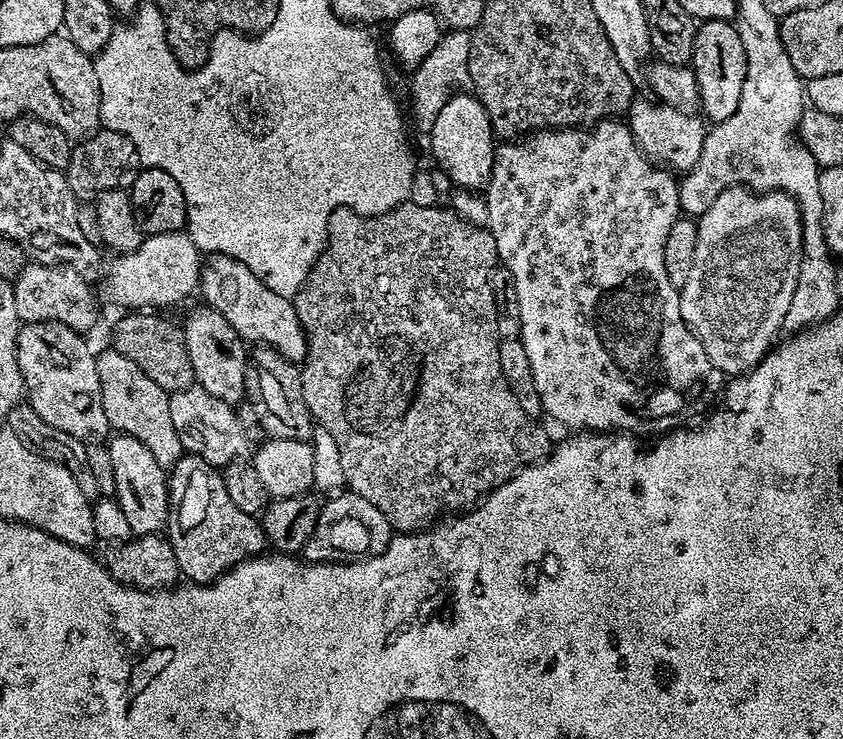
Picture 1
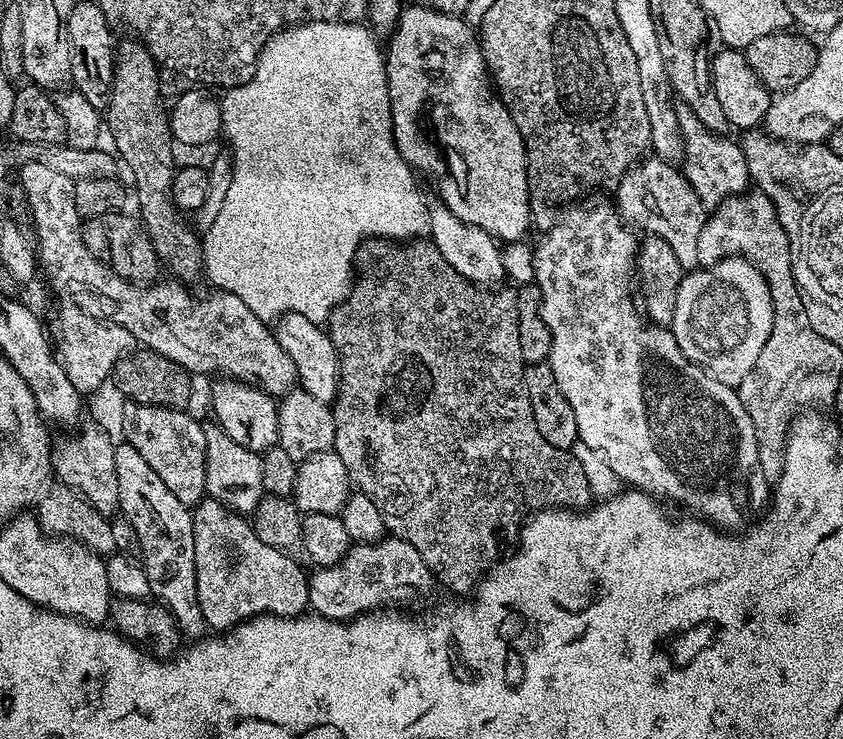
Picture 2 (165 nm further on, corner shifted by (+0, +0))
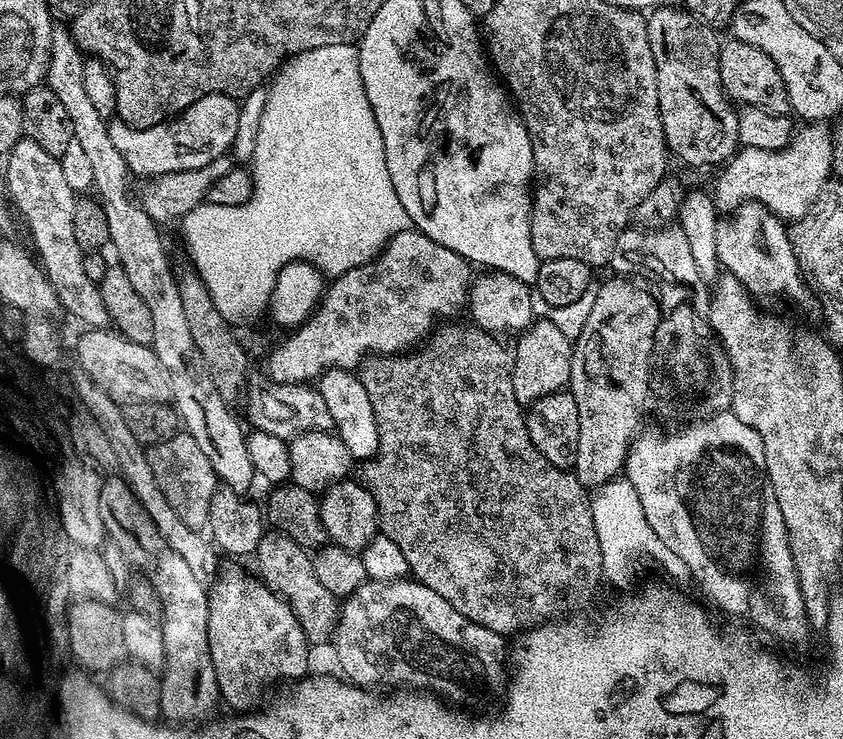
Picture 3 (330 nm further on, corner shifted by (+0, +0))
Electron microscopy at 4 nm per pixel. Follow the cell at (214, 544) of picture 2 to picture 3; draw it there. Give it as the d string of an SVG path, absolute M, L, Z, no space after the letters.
M232 572L221 584L212 586L208 597L210 606L210 652L220 687L220 699L232 710L244 714L255 709L264 691L279 680L295 682L309 675L310 645L294 610L283 597L273 592L263 580L251 580L244 572Z

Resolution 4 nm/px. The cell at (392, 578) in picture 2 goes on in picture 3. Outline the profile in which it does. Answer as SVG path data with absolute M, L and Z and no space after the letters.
M405 578L403 580L391 580L390 582L378 582L377 580L367 579L358 590L348 596L340 609L340 621L336 625L336 635L334 637L334 645L336 644L336 660L340 663L340 668L345 677L351 683L358 684L362 688L369 690L423 690L431 695L439 696L445 702L451 702L456 706L464 706L467 700L475 698L479 692L496 692L505 687L506 684L506 640L494 630L486 630L486 626L478 626L474 622L470 622L470 618L466 618L462 614L458 614L458 610L454 610L454 606L450 606L450 602L446 602L446 598L442 598L442 594L434 594L434 590L430 590L430 586L421 584L415 578Z

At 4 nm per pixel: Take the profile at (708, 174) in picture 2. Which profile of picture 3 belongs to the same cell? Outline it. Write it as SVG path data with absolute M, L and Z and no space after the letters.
M755 202L741 204L735 209L732 218L732 228L718 227L718 258L721 269L727 275L738 278L748 295L757 301L768 300L771 296L785 296L796 304L811 305L814 300L812 290L805 284L804 275L794 258L789 229L778 226L776 217L763 204Z

